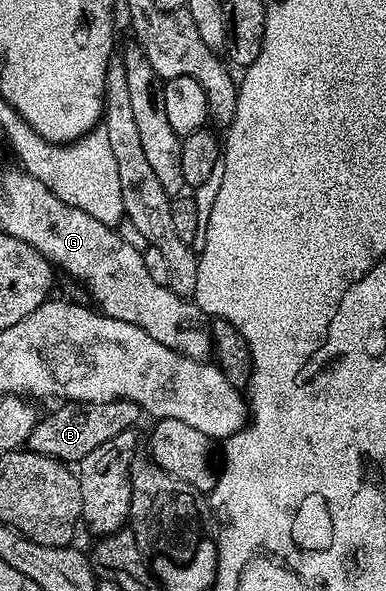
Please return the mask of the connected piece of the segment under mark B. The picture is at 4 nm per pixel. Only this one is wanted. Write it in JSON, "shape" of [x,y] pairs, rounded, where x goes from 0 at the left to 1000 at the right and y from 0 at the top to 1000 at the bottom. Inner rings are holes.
{"shape":[[[288,677],[285,680],[166,680],[148,697],[127,704],[106,702],[96,709],[88,728],[78,728],[67,746],[70,763],[96,765],[142,778],[161,778],[168,785],[194,787],[223,768],[233,768],[264,748],[285,748],[303,734],[339,731],[355,721],[368,692],[342,677]]]}

